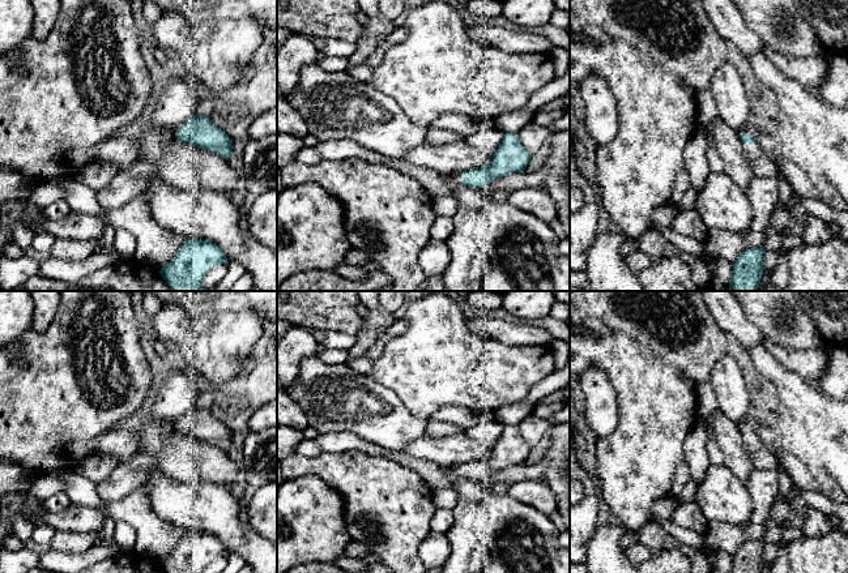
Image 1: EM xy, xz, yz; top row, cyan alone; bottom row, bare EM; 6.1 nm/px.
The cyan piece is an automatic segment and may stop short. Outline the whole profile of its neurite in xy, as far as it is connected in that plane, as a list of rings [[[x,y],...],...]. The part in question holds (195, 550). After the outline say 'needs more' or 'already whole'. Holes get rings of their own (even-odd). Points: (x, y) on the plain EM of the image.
[[[186,531],[175,550],[159,566],[165,573],[203,573],[209,561],[227,555],[223,544],[212,534]]] | already whole

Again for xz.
[[[507,426],[499,441],[493,446],[493,453],[477,462],[455,465],[451,470],[457,476],[470,480],[486,480],[493,472],[512,465],[524,465],[530,446],[514,426]]] | needs more

